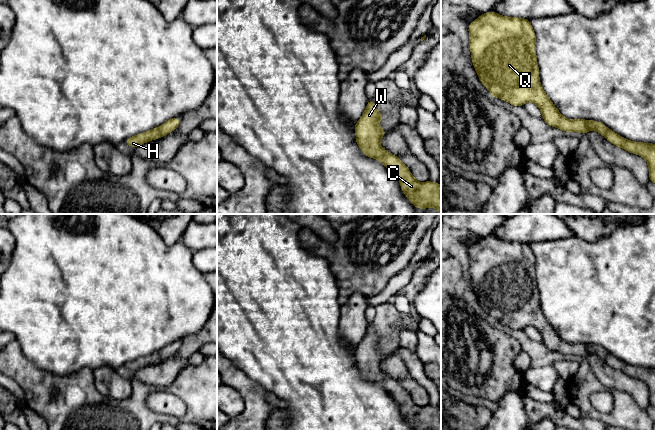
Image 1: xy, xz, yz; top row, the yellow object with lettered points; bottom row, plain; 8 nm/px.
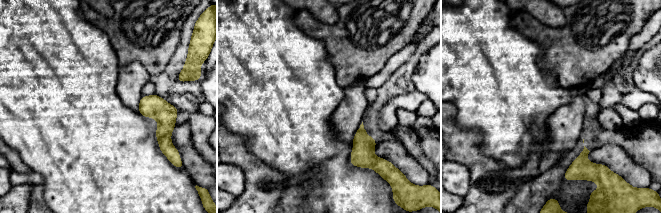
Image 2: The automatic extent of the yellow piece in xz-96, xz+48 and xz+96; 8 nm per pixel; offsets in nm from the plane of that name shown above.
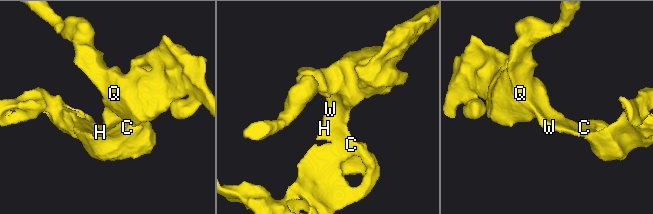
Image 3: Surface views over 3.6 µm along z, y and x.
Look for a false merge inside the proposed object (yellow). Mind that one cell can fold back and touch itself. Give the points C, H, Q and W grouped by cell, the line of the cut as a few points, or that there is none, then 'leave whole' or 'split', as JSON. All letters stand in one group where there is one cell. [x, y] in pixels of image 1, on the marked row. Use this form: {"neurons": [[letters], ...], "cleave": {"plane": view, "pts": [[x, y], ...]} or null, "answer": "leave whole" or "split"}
{"neurons": [["C", "H", "Q", "W"]], "cleave": null, "answer": "leave whole"}

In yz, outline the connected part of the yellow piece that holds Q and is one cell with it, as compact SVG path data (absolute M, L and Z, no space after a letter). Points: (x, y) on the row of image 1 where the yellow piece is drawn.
M490 11L485 14L481 14L479 18L471 22L468 30L472 63L479 79L490 91L492 98L498 97L501 100L508 101L513 106L523 106L526 102L533 102L541 110L542 118L548 125L557 127L564 132L576 131L582 133L583 135L585 135L589 130L599 132L612 144L619 146L630 153L642 156L647 161L649 166L649 180L655 183L655 144L627 140L626 138L623 138L622 136L613 132L611 129L608 129L603 123L598 121L567 119L556 109L555 105L545 94L539 80L539 68L536 57L536 37L529 19L505 17Z

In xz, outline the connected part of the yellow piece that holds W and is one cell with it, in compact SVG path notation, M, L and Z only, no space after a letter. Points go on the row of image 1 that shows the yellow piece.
M370 99L362 117L355 124L356 142L361 151L370 158L378 159L399 179L402 192L416 208L424 210L434 207L441 214L441 185L430 180L418 182L397 156L380 146L380 140L387 133L379 125L382 117L383 114Z

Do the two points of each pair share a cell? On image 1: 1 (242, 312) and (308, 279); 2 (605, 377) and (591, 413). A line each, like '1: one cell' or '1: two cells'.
1: one cell
2: two cells

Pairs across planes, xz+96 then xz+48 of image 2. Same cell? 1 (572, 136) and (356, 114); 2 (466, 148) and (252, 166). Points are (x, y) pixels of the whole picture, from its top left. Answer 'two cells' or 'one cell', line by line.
1: one cell
2: one cell

